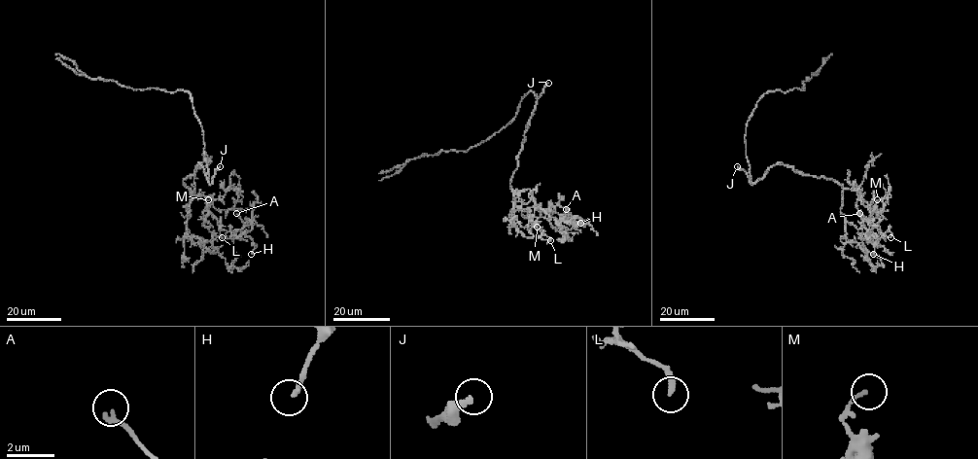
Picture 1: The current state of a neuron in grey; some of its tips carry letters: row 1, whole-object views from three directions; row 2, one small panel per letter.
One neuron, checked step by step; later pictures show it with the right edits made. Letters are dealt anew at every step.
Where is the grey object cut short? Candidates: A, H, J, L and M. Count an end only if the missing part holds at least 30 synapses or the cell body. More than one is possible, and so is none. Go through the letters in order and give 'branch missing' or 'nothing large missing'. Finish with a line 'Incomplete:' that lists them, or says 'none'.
A: nothing large missing
H: nothing large missing
J: branch missing
L: nothing large missing
M: nothing large missing
Incomplete: J

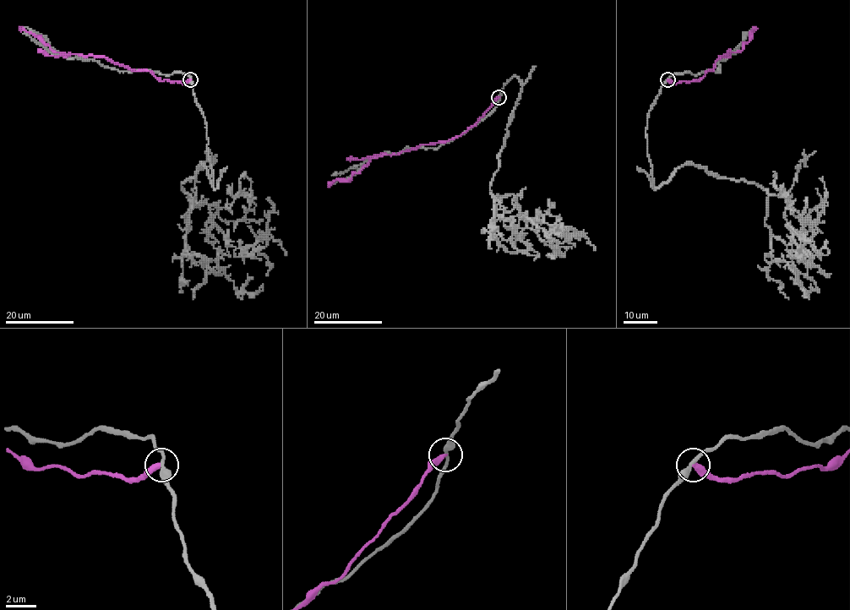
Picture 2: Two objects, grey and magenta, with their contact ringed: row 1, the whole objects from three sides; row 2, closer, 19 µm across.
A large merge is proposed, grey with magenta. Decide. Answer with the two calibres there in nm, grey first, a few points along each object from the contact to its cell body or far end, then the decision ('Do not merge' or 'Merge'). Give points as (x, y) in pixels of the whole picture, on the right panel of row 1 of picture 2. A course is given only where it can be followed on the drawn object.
Thickness 280 nm (grey) against 380 nm. Course of grey: (667, 80), (645, 129), (654, 186), (692, 164), (762, 187), (765, 258), (782, 259), (806, 294), (811, 284). Course of magenta: (667, 80), (699, 81), (712, 70), (721, 56), (739, 51), (750, 38), (750, 31), (757, 29). Do not merge

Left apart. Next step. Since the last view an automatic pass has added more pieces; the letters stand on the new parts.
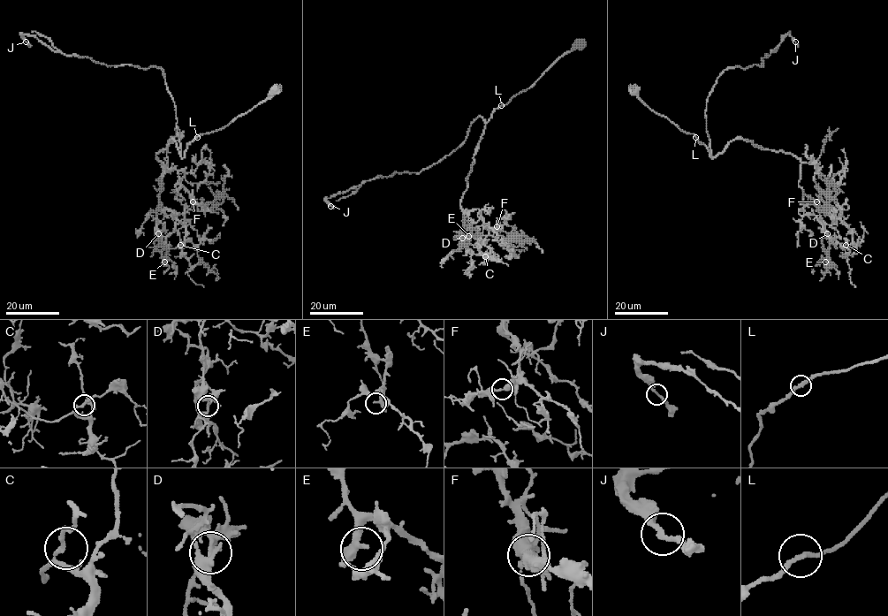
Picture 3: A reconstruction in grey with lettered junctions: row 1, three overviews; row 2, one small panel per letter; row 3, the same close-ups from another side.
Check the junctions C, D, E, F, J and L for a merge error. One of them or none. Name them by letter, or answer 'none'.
none

